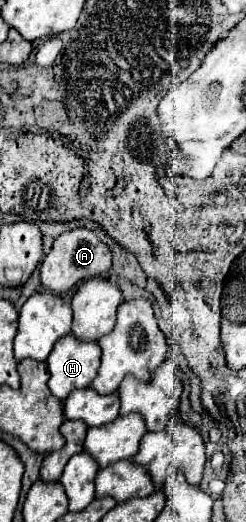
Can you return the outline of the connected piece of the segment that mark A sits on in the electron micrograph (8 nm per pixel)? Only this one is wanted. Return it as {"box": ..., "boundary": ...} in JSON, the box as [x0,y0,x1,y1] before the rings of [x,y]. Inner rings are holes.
{"box":[40,227,112,295],"boundary":[[[78,227],[72,231],[66,231],[56,237],[50,253],[44,257],[40,267],[40,281],[46,291],[52,291],[56,295],[64,295],[76,281],[84,281],[90,277],[98,277],[104,271],[108,271],[112,265],[112,251],[106,243],[102,243],[92,229]]]}

